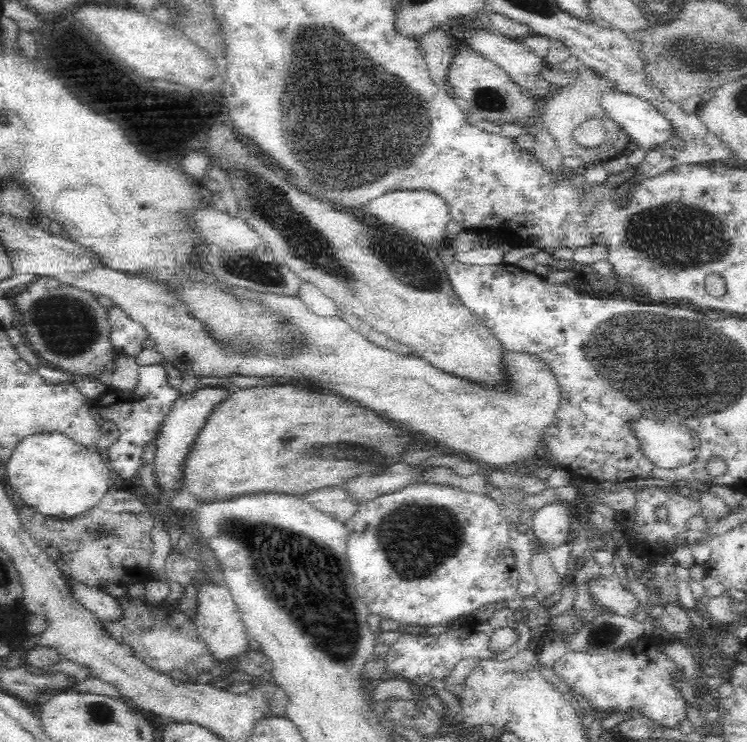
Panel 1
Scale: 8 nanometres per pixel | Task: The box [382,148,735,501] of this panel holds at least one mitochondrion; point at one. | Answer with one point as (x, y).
(661, 234)

